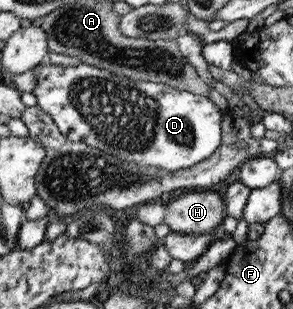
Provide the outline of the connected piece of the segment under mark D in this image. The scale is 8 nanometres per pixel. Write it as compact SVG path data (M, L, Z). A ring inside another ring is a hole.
M38 64L35 86L31 89L36 106L50 116L50 120L64 137L86 144L127 162L156 166L166 172L183 170L206 159L219 146L222 111L206 97L177 90L151 81L131 80L105 69L86 65L76 66Z

